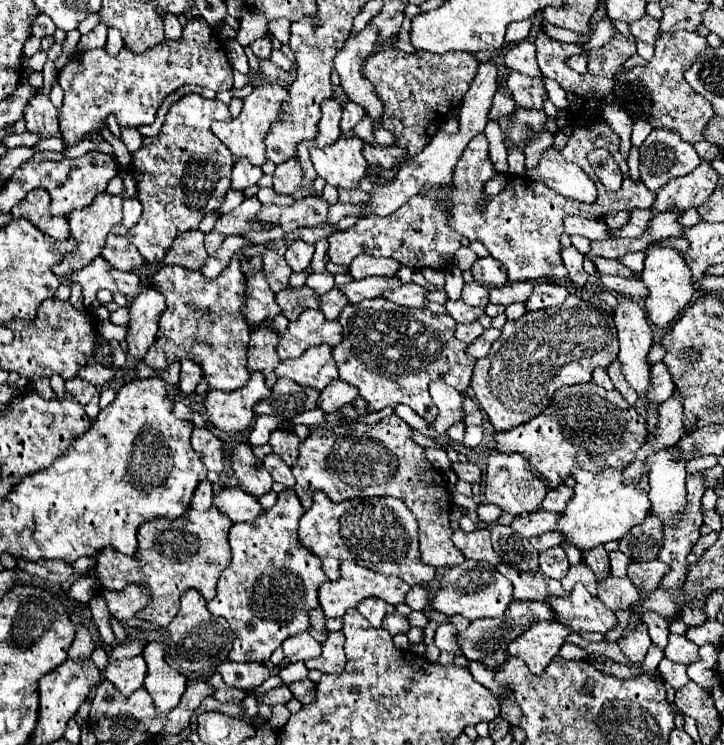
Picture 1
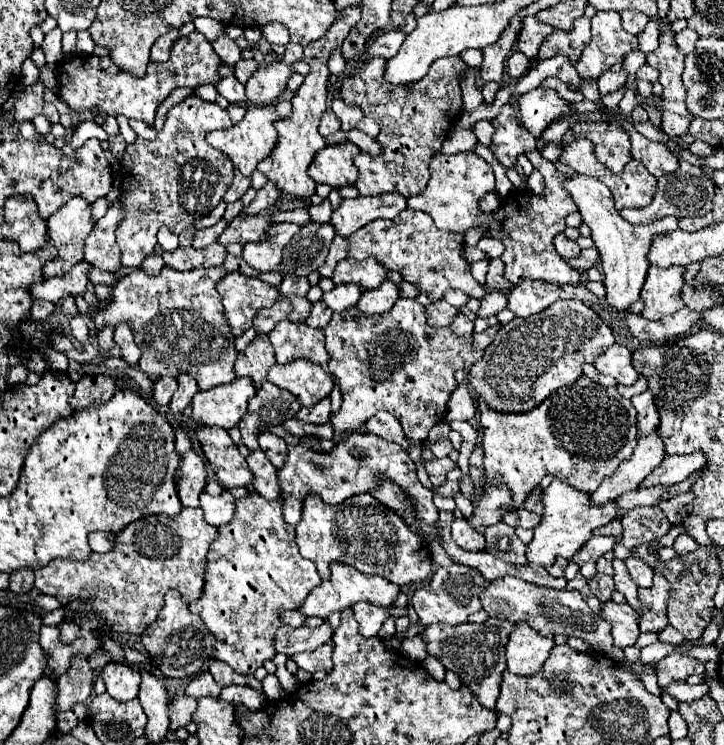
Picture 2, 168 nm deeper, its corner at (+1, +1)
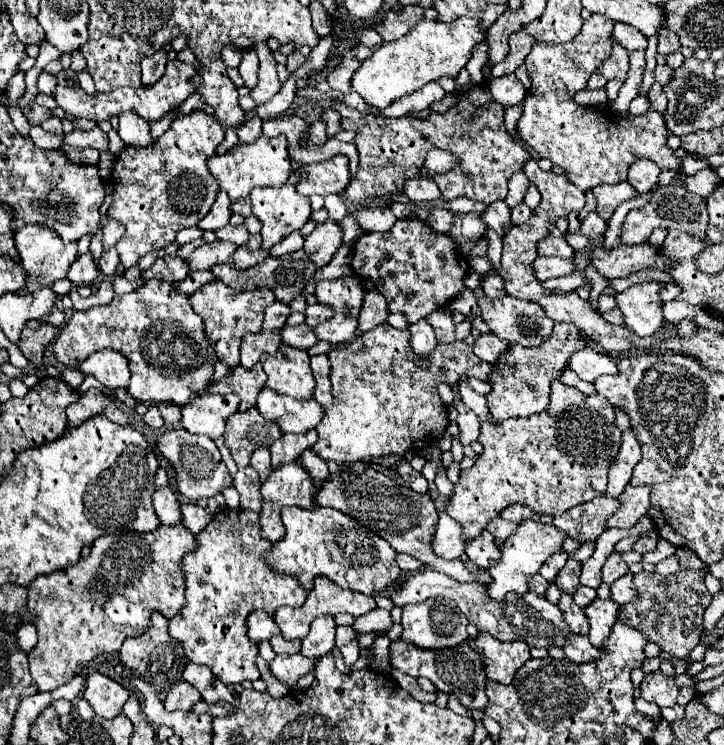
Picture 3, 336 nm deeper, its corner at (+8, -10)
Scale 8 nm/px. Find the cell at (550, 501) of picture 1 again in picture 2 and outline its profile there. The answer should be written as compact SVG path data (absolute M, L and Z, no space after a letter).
M534 489L534 493L524 501L524 509L534 511L534 513L542 513L542 489Z

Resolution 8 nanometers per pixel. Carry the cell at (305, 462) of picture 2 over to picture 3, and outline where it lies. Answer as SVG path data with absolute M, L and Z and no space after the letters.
M293 462L293 464L285 464L285 468L279 468L279 470L273 470L269 480L265 480L261 484L261 498L263 498L263 508L261 508L261 514L259 514L259 520L261 520L261 536L269 542L279 542L283 536L285 536L285 528L283 528L283 522L281 522L281 508L283 506L299 506L299 508L313 508L313 492L317 492L319 484L315 484L311 480L311 476L307 474L307 470L299 464L299 462Z

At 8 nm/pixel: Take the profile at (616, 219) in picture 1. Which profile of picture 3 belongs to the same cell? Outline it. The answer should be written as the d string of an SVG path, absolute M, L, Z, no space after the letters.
M679 182L675 184L669 184L669 186L663 186L659 190L653 192L653 198L651 202L645 206L645 208L639 208L639 210L631 210L621 226L621 234L619 234L619 240L621 244L627 244L627 246L635 246L635 244L645 244L649 240L649 234L655 230L655 228L677 228L677 230L683 230L683 232L689 232L697 238L703 238L705 236L705 230L707 230L707 208L705 208L705 200L697 194L691 194L689 190L685 190Z

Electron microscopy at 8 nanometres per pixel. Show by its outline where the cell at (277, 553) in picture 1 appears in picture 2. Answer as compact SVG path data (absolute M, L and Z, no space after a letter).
M250 493L248 497L238 499L238 503L236 503L236 517L234 517L228 525L222 525L218 531L220 531L220 537L212 543L212 549L208 551L208 577L206 577L204 597L200 597L200 601L190 603L190 609L192 609L192 613L198 613L198 615L204 619L204 623L208 625L208 629L210 629L212 633L216 633L216 639L218 639L218 641L216 641L214 659L218 659L218 661L222 661L222 663L228 663L228 665L230 665L232 669L236 669L238 673L250 675L250 673L254 673L258 667L262 667L262 663L264 663L266 659L272 659L274 653L276 653L276 649L274 649L274 637L276 637L276 631L284 625L284 623L282 623L282 617L280 617L280 611L284 611L284 609L300 609L300 605L304 603L304 599L308 597L308 593L310 593L314 587L318 587L318 585L322 583L322 579L318 577L318 571L316 571L316 567L312 565L312 561L300 557L300 553L298 553L298 545L296 545L296 541L294 541L294 527L288 525L288 523L284 521L284 515L282 515L282 497L278 497L278 499L274 499L274 501L268 501L268 499L260 497L258 493Z

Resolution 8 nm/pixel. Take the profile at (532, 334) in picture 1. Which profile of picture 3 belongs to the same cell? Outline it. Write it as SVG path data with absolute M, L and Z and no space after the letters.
M557 322L549 340L545 340L537 348L517 348L517 344L513 344L509 350L509 356L505 356L501 364L493 364L493 376L489 378L489 384L493 386L493 390L485 396L491 418L495 422L501 422L509 418L543 412L549 404L551 382L561 376L569 356L585 346L587 346L587 340L583 338L583 334L573 324L567 324L567 322Z

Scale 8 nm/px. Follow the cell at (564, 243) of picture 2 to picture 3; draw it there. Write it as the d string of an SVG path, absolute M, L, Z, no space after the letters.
M551 234L537 242L537 252L541 256L559 256L559 258L571 258L575 254L575 250L567 244L567 240L563 236L555 238Z

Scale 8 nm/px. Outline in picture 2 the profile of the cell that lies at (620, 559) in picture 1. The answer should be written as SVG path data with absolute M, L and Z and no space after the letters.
M612 551L604 553L604 555L598 559L598 563L596 563L596 569L598 569L598 573L606 573L606 575L612 575L612 573L614 573L612 561L614 561L614 553L612 553Z

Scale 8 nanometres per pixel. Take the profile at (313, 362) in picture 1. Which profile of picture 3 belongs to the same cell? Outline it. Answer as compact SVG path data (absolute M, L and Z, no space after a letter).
M267 386L261 390L255 408L263 418L273 420L283 434L309 432L319 424L323 416L323 408L313 398L299 402L291 396L277 396L277 392Z

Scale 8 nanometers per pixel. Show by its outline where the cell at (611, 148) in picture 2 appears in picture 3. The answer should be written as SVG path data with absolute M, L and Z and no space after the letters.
M593 14L589 20L583 22L581 32L565 44L543 44L543 42L535 42L531 52L525 58L525 66L529 70L529 78L533 80L533 86L527 90L525 102L523 102L523 114L517 122L517 132L521 136L521 140L541 158L549 158L553 164L561 166L567 170L567 178L579 186L583 192L599 186L599 184L617 184L623 182L627 176L629 166L635 162L635 158L649 158L653 160L661 170L671 170L677 172L679 170L679 158L667 148L665 140L667 140L667 128L665 128L665 120L663 114L657 112L653 106L641 114L641 116L617 116L611 110L601 110L601 108L593 108L593 106L581 106L573 100L573 96L583 90L587 86L589 76L611 56L611 46L613 46L613 26L615 22L609 20L603 14Z

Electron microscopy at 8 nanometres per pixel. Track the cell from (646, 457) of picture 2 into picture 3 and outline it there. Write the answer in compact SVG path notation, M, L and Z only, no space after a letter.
M599 496L597 500L589 500L581 506L573 506L571 510L553 516L553 526L559 532L565 532L567 538L577 542L595 542L605 530L605 520L609 512L617 508L617 500L609 500L607 496Z

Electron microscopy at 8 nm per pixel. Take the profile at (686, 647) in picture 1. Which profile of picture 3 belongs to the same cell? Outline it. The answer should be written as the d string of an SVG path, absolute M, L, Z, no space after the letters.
M661 670L647 674L641 682L641 698L647 702L655 702L659 708L673 708L675 698L679 694L679 688L675 680Z

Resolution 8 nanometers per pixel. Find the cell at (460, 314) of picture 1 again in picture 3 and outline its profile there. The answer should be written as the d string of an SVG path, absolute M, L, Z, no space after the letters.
M419 320L417 324L409 326L411 332L411 348L415 354L419 356L427 356L433 352L433 348L437 346L437 338L433 328L429 326L427 320Z

